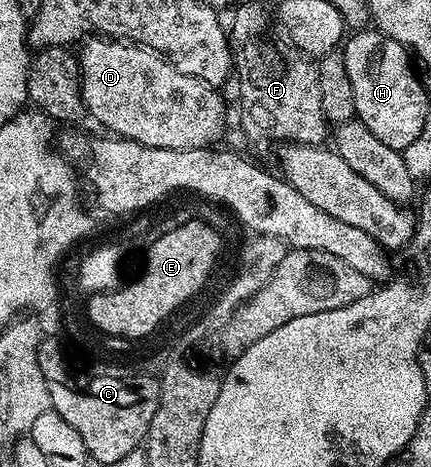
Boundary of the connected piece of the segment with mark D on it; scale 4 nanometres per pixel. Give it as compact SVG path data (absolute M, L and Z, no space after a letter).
M95 35L90 39L84 40L81 48L83 50L78 50L77 58L79 61L80 91L83 95L84 107L89 114L90 120L100 121L107 128L104 130L108 134L114 135L119 139L136 141L142 145L157 147L158 149L206 149L214 146L218 142L215 140L223 133L223 97L219 94L222 92L216 86L207 85L201 79L193 79L189 75L181 75L181 71L177 71L177 67L170 65L162 53L158 53L156 49L149 48L148 45L137 45L118 39L108 39Z

